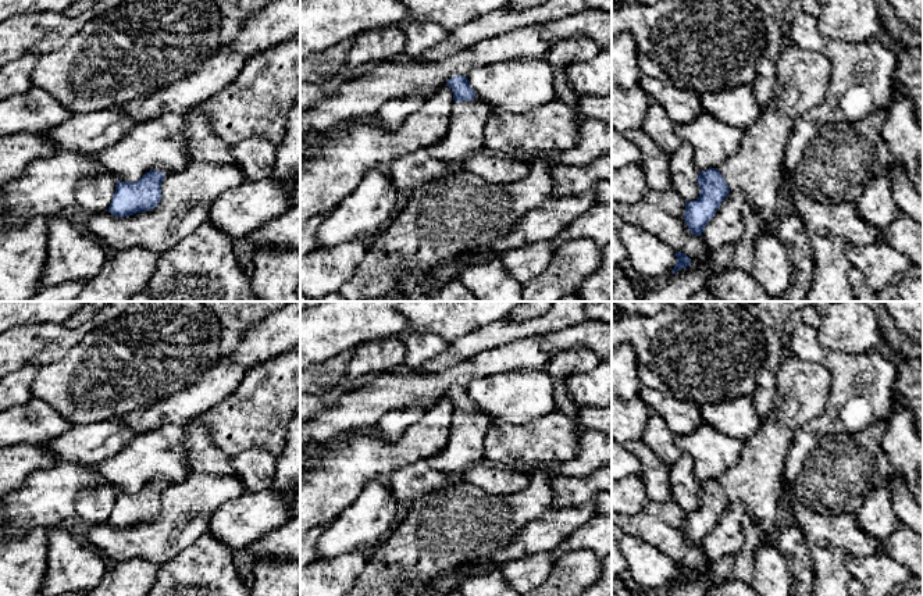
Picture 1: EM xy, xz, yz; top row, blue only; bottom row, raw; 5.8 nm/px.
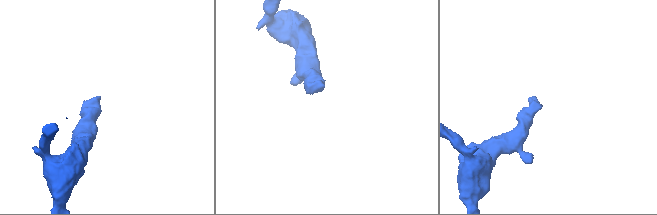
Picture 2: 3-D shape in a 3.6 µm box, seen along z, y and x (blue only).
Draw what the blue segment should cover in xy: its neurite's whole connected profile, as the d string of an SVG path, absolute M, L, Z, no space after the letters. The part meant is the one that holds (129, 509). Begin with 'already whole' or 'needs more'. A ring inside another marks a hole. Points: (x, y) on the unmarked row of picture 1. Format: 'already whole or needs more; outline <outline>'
needs more; outline M157 475L136 493L117 493L117 499L108 518L115 528L129 528L157 518L161 511L161 493L174 481Z

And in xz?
needs more; outline M453 388L445 397L452 400L455 411L449 440L438 454L427 461L438 472L459 477L473 467L487 463L484 439L492 421L475 410L467 388Z

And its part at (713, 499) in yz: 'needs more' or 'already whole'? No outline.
needs more

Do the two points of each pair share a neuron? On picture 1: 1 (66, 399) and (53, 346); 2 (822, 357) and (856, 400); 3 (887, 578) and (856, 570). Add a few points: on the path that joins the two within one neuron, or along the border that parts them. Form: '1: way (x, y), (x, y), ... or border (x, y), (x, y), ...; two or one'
1: border (81, 339), (57, 360), (41, 367); two
2: way (833, 366), (856, 389); one
3: way (880, 574), (863, 570); one

